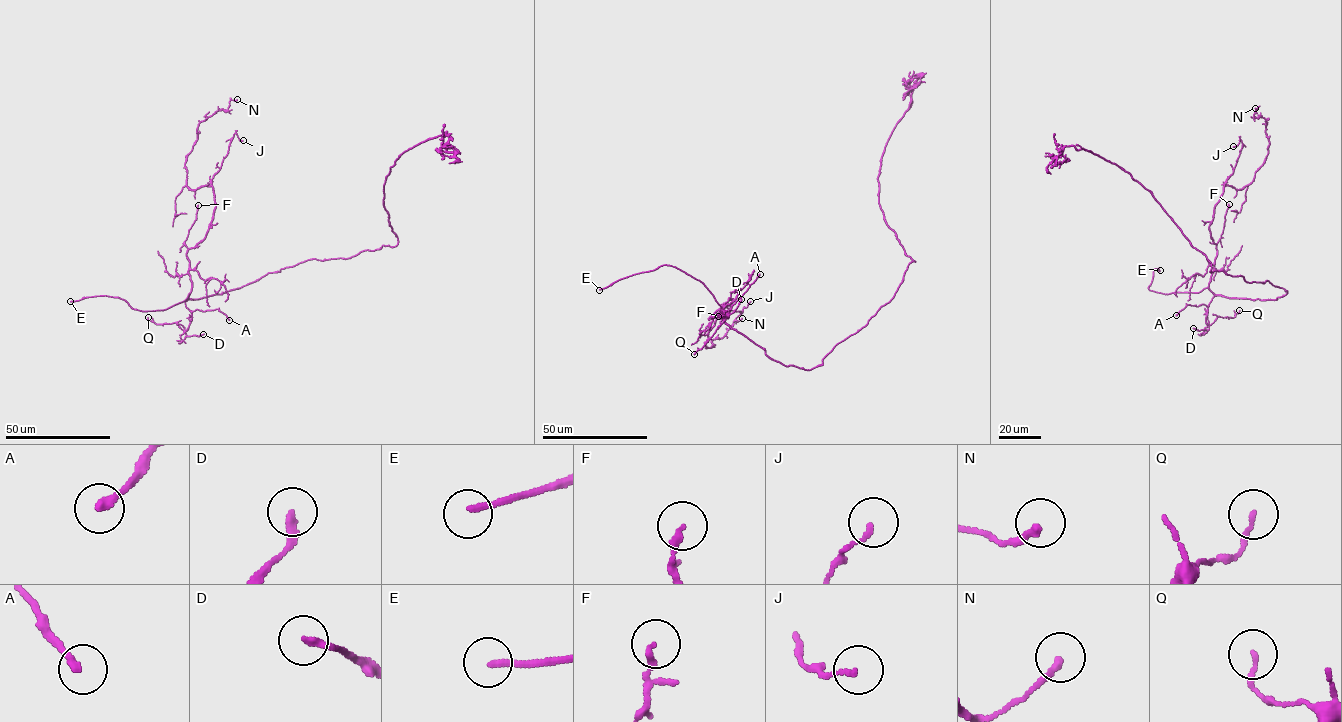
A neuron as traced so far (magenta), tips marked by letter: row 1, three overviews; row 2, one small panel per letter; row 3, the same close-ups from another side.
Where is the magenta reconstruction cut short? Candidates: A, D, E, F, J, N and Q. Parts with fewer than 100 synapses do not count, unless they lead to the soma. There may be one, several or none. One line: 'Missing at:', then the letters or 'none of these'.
Missing at: E

